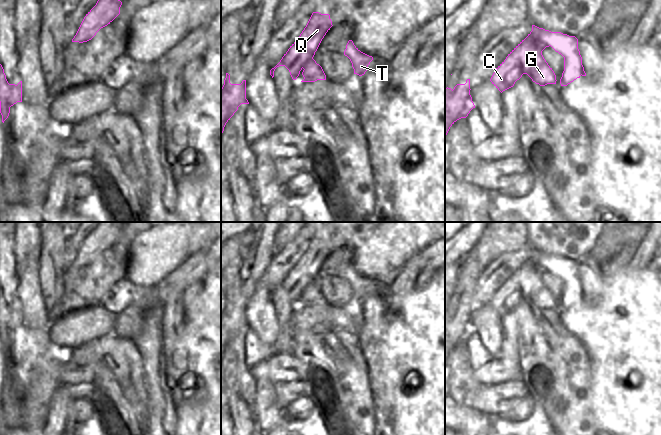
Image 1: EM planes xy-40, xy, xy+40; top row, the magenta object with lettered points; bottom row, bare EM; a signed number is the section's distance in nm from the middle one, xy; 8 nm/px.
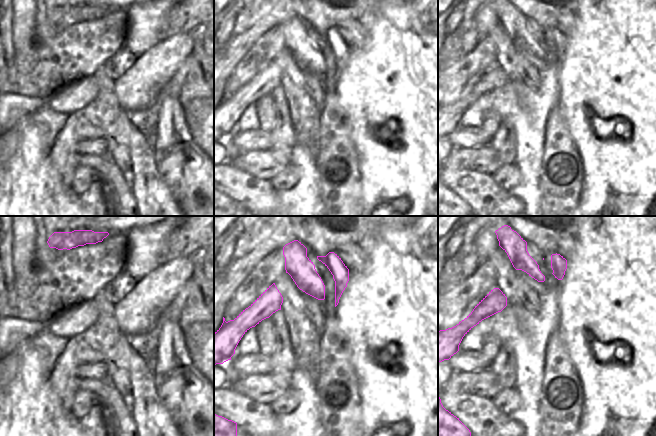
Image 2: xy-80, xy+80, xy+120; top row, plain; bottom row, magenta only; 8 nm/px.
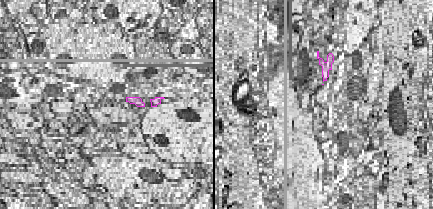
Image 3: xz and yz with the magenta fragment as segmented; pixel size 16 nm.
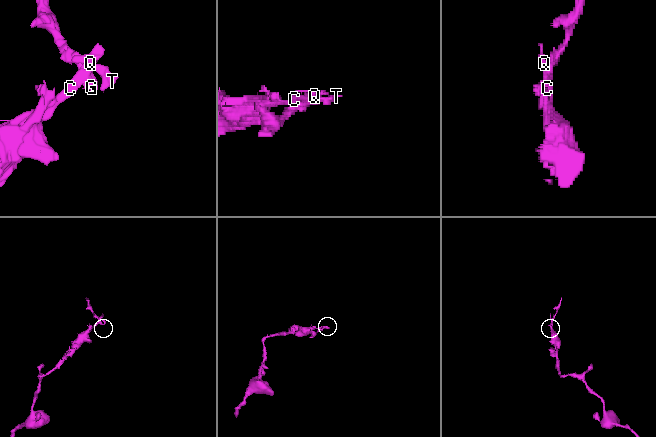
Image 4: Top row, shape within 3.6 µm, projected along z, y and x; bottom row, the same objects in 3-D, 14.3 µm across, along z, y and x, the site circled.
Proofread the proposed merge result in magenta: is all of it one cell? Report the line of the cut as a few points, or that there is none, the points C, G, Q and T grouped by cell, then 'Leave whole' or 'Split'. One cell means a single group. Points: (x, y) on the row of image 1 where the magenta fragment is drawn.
Split along xy+40 (544, 45), (528, 41), (522, 58), (511, 72), (514, 83). Groups: C Q T / G. Split

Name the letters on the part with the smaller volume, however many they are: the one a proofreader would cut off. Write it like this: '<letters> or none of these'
G

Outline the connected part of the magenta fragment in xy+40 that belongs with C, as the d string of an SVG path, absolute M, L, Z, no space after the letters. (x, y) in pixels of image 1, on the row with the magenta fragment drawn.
M532 25L532 31L522 40L496 68L490 81L502 93L514 86L511 72L516 68L531 40L539 46L551 46L564 57L564 71L560 79L561 86L567 86L580 76L586 76L582 65L582 57L578 49L578 39L561 32L551 32Z

